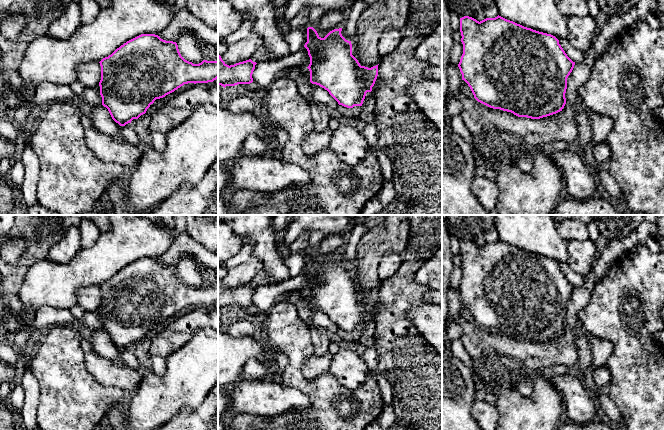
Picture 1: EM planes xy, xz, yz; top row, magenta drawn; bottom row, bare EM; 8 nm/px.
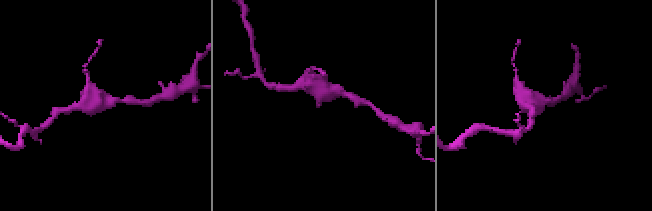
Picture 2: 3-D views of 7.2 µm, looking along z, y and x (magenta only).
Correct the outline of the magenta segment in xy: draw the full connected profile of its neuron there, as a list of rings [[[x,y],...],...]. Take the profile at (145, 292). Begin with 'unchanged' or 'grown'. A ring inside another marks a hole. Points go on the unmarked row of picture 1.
unchanged; [[[141,258],[127,265],[99,287],[102,329],[120,350],[138,343],[156,323],[165,321],[184,308],[208,307],[218,302],[218,284],[193,288],[181,280],[176,266],[163,264],[155,258]]]

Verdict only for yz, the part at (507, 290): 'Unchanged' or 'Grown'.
Unchanged

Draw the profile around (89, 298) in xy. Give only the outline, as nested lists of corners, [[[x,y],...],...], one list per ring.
[[[86,286],[76,291],[77,305],[87,312],[94,312],[101,304],[101,290],[99,286]]]

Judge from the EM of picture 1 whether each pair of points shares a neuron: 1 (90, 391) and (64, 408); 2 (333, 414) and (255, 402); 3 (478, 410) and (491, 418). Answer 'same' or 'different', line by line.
1: same
2: different
3: same

